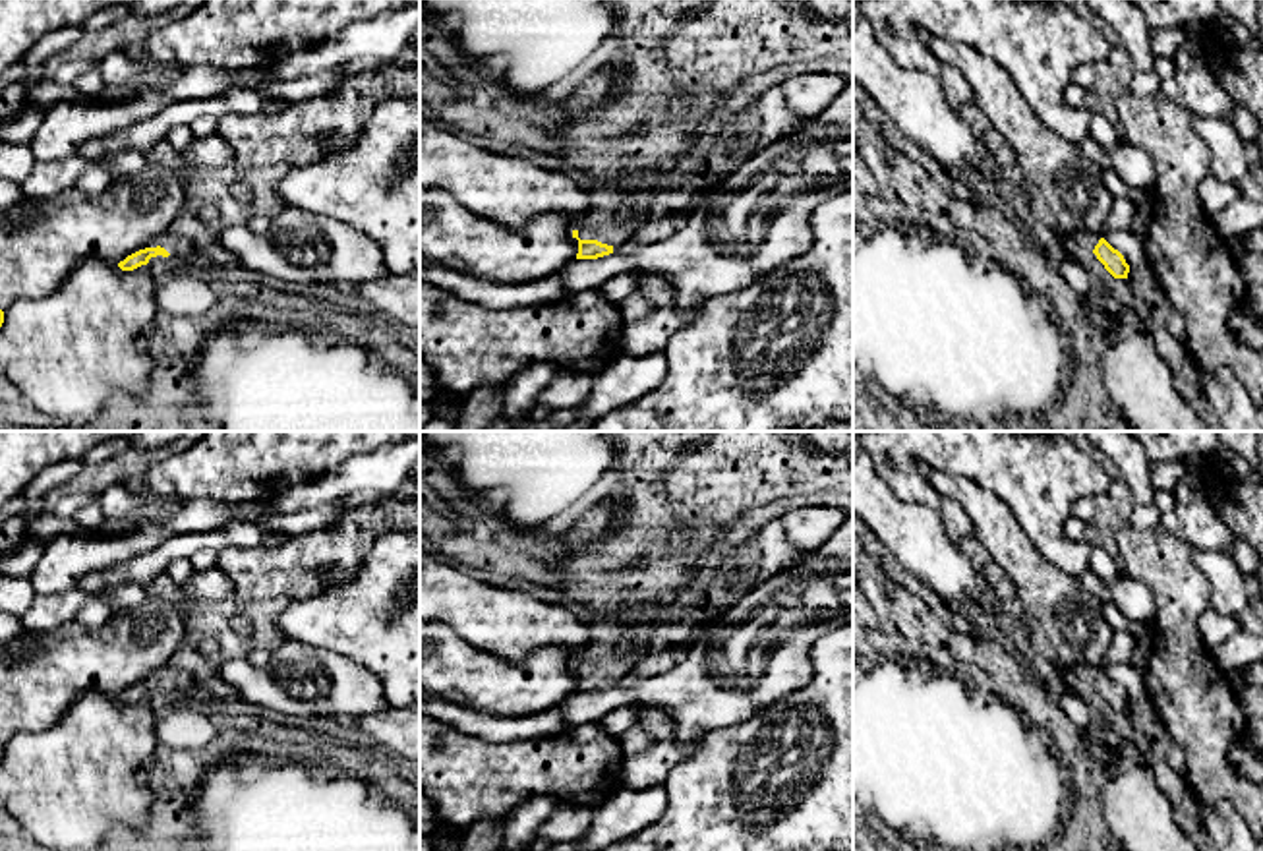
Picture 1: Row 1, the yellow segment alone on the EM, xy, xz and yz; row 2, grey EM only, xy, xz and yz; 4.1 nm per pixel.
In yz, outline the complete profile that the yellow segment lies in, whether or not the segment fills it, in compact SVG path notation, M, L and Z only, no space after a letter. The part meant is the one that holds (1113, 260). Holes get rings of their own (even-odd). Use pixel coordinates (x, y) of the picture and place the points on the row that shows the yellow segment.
M1077 230L1070 238L1075 246L1091 249L1114 279L1128 279L1130 265L1126 263L1124 255L1114 249L1104 238L1099 238L1085 230Z

